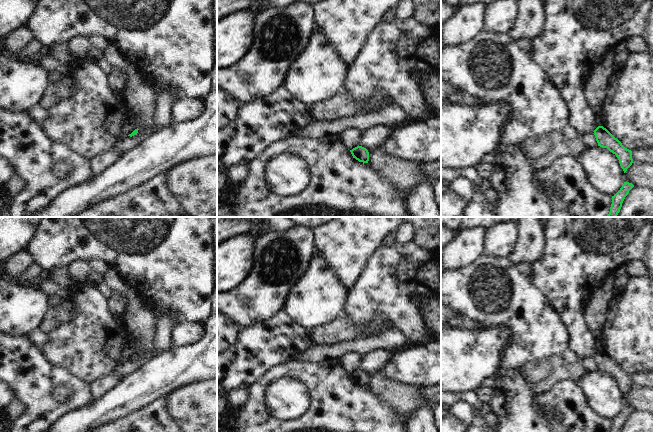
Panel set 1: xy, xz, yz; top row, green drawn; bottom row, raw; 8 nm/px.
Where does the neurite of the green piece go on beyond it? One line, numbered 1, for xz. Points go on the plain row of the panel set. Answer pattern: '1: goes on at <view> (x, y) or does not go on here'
1: does not go on here

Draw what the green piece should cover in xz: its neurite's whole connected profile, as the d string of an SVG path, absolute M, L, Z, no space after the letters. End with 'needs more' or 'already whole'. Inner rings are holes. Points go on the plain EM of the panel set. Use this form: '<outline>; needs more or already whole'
M357 370L350 374L353 382L358 384L359 386L368 387L369 385L369 376L366 372L362 370Z; already whole

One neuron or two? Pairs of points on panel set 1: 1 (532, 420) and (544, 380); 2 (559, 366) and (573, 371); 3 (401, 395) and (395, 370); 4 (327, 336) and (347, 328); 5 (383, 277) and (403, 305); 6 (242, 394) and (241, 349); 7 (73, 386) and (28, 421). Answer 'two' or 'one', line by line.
1: two
2: one
3: two
4: one
5: one
6: two
7: one

